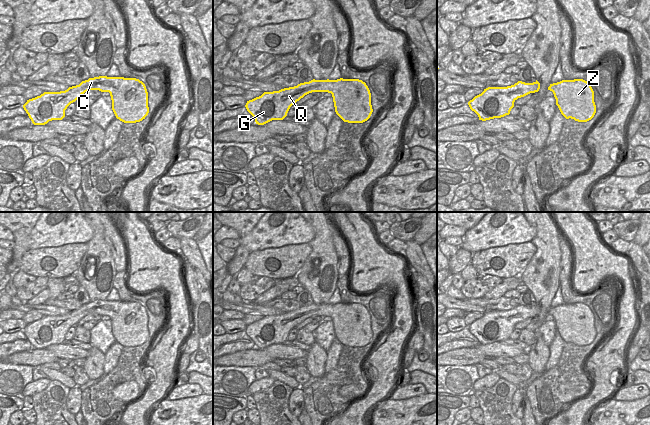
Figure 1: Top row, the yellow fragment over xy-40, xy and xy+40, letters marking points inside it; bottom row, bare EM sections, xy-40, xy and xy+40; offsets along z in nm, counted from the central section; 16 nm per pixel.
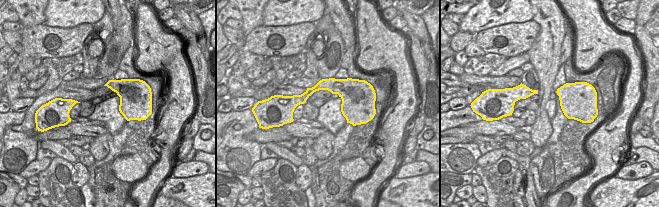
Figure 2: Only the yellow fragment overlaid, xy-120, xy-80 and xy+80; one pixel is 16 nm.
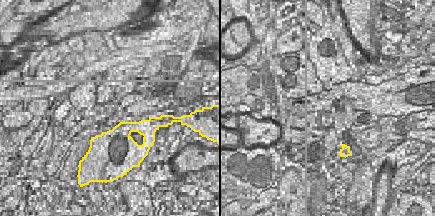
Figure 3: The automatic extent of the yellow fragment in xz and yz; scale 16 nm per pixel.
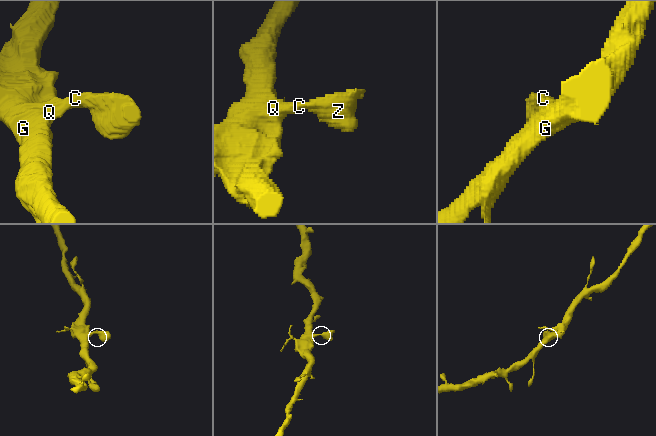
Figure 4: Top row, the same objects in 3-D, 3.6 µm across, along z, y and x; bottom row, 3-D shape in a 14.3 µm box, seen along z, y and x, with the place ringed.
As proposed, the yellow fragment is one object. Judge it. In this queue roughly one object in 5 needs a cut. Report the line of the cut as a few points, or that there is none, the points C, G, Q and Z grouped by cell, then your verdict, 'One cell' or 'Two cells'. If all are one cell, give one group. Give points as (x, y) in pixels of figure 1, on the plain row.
No split. Groups: C G Q Z. One cell

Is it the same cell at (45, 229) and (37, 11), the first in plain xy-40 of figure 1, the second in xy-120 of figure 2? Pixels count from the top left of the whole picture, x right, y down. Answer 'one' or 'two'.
two

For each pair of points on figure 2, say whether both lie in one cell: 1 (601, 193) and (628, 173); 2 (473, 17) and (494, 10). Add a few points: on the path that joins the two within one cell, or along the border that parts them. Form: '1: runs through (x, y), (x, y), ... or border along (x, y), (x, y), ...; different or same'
1: border along (614, 174), (625, 179), (644, 177); different
2: runs through (478, 17), (489, 12); same

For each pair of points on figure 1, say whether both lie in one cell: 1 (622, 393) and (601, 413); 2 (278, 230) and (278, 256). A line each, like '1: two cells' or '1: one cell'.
1: two cells
2: two cells

